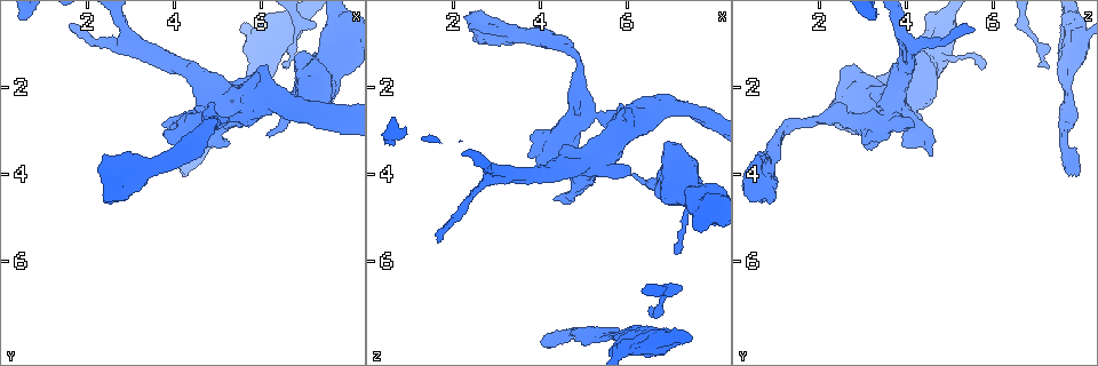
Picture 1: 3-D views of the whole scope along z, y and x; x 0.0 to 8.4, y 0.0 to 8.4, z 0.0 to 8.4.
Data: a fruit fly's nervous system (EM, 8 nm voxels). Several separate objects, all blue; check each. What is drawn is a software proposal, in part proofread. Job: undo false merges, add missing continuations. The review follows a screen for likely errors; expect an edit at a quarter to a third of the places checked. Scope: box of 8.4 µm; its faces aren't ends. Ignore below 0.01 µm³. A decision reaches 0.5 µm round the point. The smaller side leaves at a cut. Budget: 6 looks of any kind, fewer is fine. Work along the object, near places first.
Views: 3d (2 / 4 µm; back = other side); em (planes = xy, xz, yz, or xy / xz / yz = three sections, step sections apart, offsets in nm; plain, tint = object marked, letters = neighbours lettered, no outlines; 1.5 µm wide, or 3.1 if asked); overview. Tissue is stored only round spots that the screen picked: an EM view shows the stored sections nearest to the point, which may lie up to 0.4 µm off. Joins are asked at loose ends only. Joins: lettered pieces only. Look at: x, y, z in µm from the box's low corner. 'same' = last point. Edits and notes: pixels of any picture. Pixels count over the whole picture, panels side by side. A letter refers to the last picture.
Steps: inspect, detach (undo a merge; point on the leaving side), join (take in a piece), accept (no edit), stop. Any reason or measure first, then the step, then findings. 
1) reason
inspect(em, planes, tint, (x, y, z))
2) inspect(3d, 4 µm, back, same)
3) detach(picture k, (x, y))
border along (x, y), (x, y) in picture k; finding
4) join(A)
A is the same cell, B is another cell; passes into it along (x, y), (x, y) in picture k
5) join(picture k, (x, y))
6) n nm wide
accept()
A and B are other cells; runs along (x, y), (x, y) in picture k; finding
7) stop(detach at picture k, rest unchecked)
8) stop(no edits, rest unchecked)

thin end
inspect(em, planes, letters, (1.65, 0.60, 5.50))

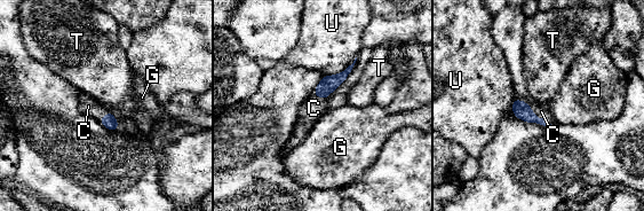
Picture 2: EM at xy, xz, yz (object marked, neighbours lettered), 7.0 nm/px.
90 nm wide
join(picture 2, (541, 111))
C is the same cell, G, T and U are other cells; passes into it along (522, 110), (539, 118), (541, 111) in picture 2; the cell continues

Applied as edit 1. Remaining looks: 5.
thin end
inspect(3d, 4 µm, (7.05, 1.40, 5.80))

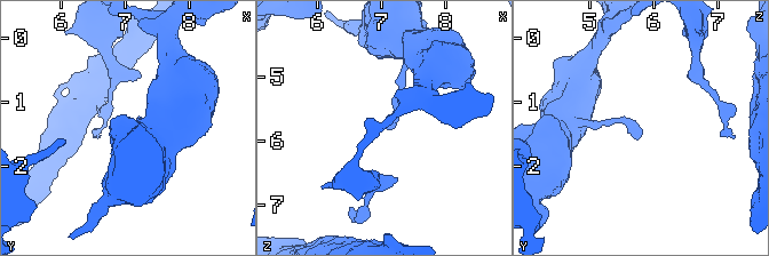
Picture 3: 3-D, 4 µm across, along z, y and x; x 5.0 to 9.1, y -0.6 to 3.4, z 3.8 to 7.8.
inspect(em, planes, tint, (7.10, 1.45, 5.80))

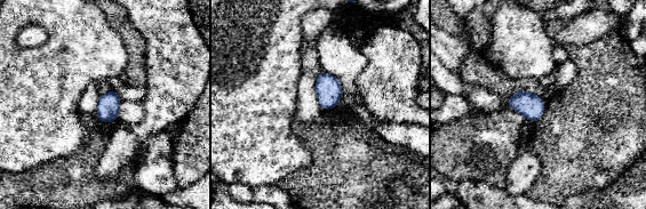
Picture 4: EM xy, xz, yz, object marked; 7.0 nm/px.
what lies round it
inspect(em, planes, letters, same)

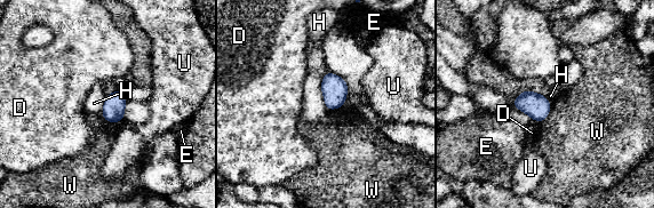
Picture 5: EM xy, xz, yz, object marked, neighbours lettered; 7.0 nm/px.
accept()
D, E, H, U and W are other cells; border along (327, 71), (321, 93), (328, 109) in picture 5; no lettered piece goes on from it

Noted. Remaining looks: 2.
sharp bend
inspect(em, 3.1 µm, planes, tint, (5.15, 2.50, 3.85))

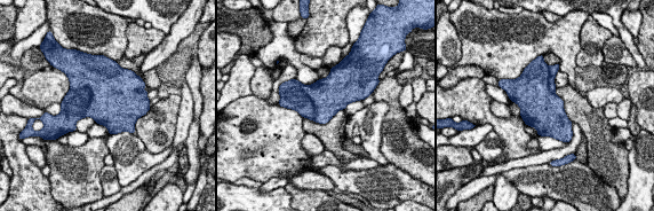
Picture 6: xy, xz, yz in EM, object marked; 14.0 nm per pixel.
inspect(em, 3.1 µm, planes, letters, same)

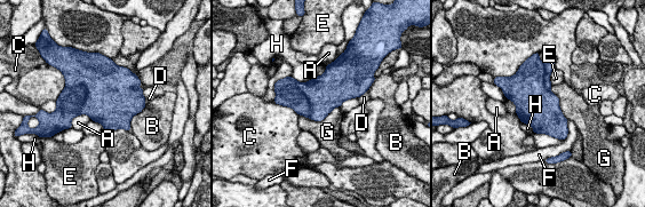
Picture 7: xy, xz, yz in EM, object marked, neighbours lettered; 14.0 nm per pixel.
G touches over 600 nm
accept()
A, B, C, D, E, F, G and H are other cells; border along (339, 106), (320, 120), (297, 114) in picture 7; continuous, no second cell

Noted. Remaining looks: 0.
stop(join at picture 2, rest unchecked)

